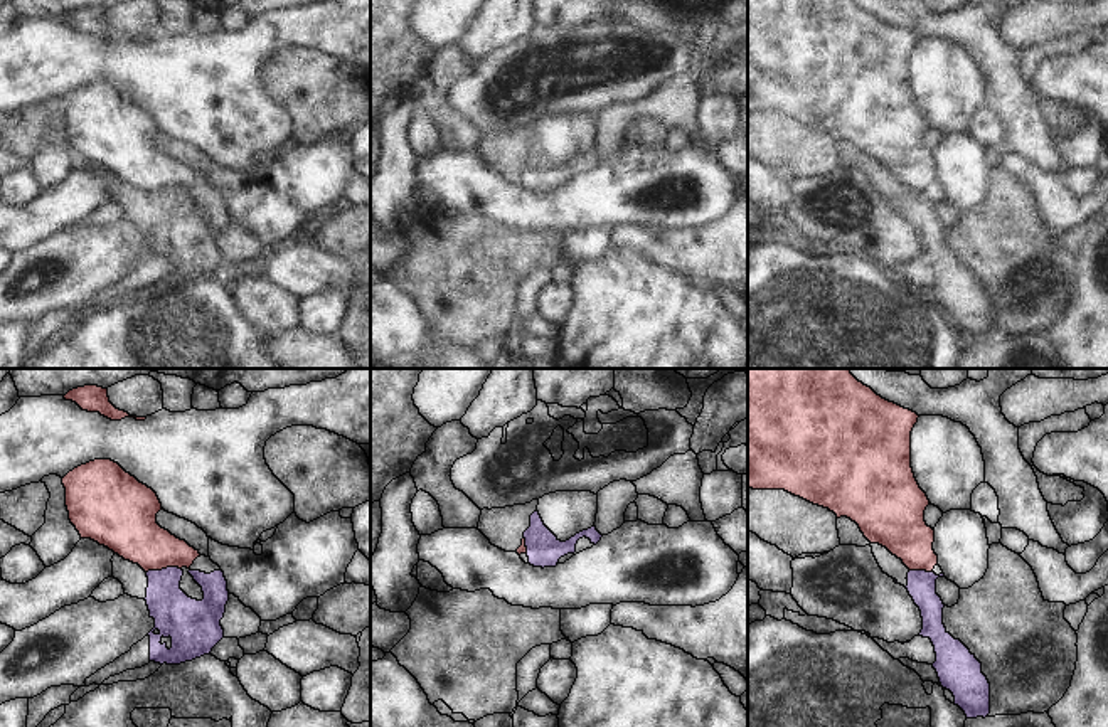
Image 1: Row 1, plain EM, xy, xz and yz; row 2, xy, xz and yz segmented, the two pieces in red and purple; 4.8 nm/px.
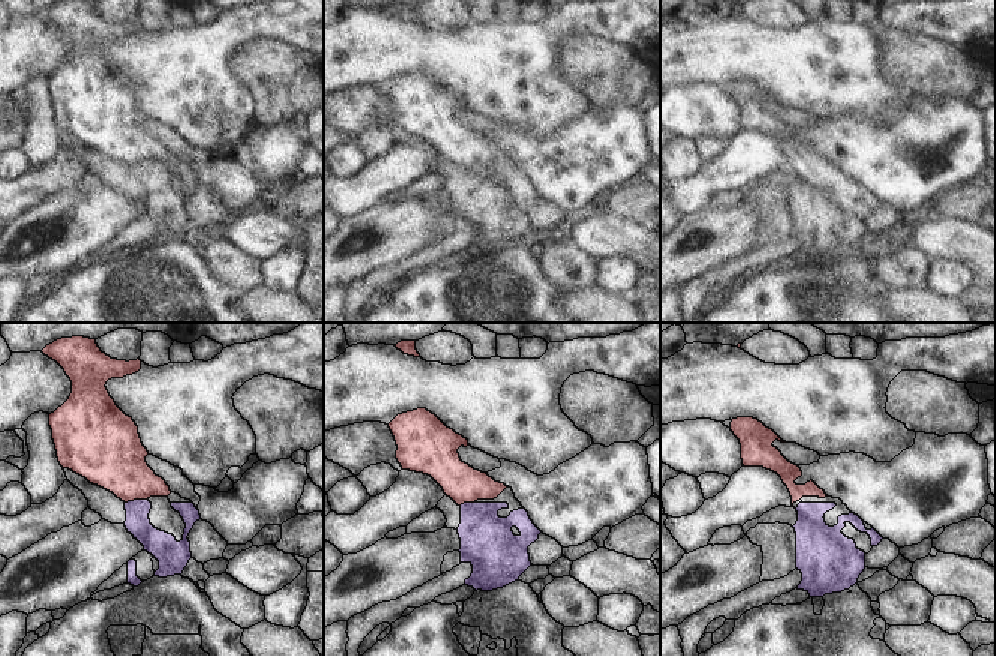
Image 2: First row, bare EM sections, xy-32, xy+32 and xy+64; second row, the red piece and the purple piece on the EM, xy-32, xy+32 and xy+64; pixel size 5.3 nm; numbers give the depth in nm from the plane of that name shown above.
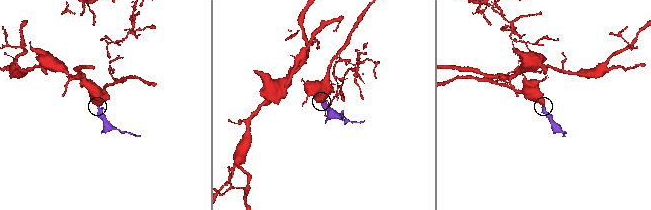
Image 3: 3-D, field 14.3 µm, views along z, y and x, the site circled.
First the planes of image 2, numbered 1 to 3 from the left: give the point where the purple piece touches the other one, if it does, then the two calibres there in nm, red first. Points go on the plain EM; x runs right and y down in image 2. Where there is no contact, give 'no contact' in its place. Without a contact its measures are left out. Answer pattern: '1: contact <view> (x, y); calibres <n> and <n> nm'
1: contact xy-32 (135, 162); calibres 340 and 130 nm
2: contact xy+32 (467, 165); calibres 200 and 280 nm
3: no contact

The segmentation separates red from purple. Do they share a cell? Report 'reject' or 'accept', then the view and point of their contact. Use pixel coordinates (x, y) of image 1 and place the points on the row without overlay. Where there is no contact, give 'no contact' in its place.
reject | xy (164, 191)

